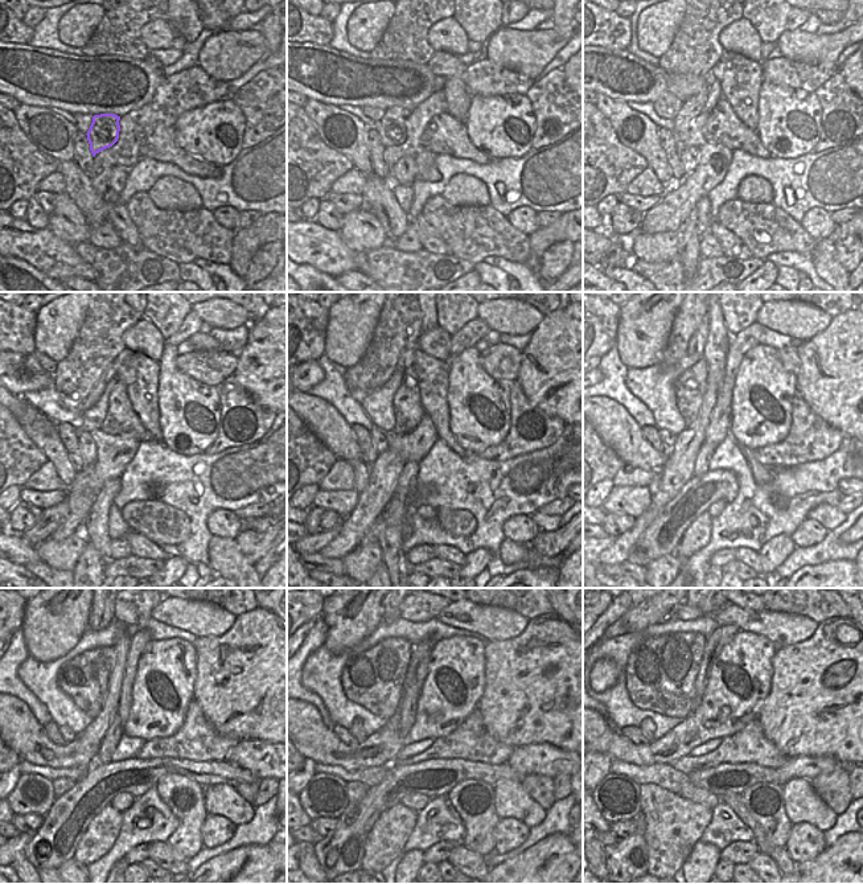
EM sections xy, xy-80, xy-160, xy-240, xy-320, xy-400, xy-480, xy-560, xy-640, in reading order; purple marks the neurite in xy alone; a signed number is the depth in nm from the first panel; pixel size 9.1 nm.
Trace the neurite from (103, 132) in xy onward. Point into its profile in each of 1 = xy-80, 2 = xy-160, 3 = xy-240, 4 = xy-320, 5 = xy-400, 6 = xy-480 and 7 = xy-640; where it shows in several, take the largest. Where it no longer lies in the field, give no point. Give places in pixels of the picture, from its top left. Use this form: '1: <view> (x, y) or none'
1: xy-80 (391, 128)
2: xy-160 (691, 107)
3: xy-240 (95, 394)
4: xy-320 (405, 361)
5: xy-400 (698, 340)
6: xy-480 (101, 615)
7: none

